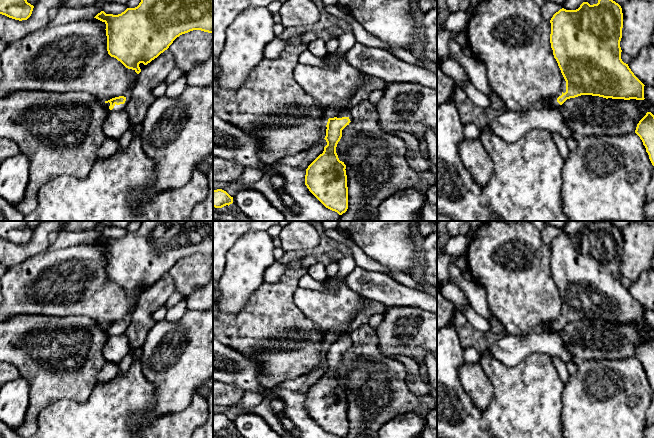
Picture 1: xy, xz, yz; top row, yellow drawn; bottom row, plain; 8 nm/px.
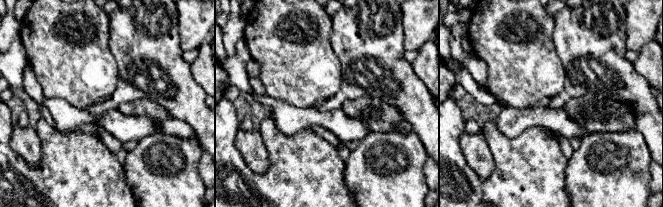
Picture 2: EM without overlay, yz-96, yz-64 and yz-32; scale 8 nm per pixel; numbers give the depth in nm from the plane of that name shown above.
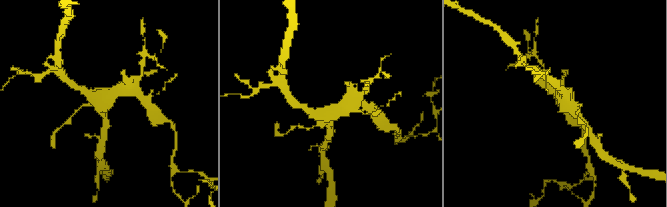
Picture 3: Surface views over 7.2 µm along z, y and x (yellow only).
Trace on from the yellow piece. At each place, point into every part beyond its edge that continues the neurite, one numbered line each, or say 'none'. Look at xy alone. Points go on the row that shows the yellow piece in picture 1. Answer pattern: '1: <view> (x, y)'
1: xy (117, 108)

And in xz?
1: xz (344, 113)

